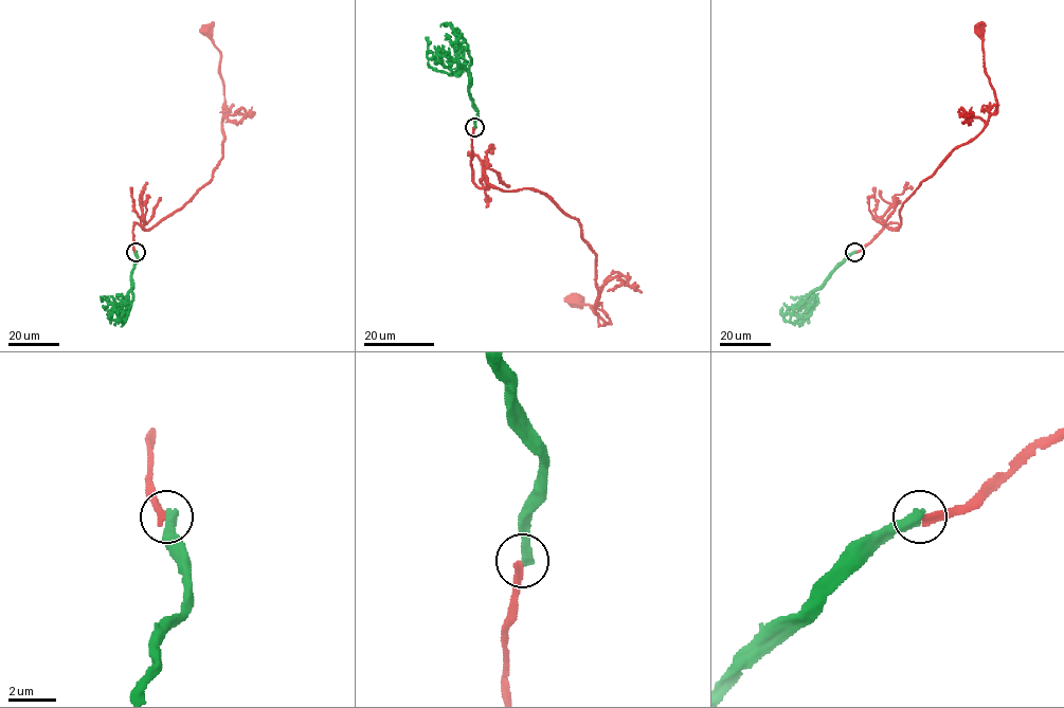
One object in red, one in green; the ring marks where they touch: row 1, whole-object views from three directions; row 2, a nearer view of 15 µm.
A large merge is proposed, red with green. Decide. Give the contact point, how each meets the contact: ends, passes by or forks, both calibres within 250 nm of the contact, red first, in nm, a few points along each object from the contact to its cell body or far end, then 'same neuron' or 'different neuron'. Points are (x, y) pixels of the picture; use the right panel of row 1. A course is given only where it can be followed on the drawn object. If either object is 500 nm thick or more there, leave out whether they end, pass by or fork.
place (854, 252); red ends; green ends; calibres 320 and 480 nm; course red (855, 251), (885, 225), (895, 223), (896, 230), (902, 204), (996, 113), (983, 29); course green (854, 251), (796, 307), (789, 322), (781, 310), (782, 315); different neuron

